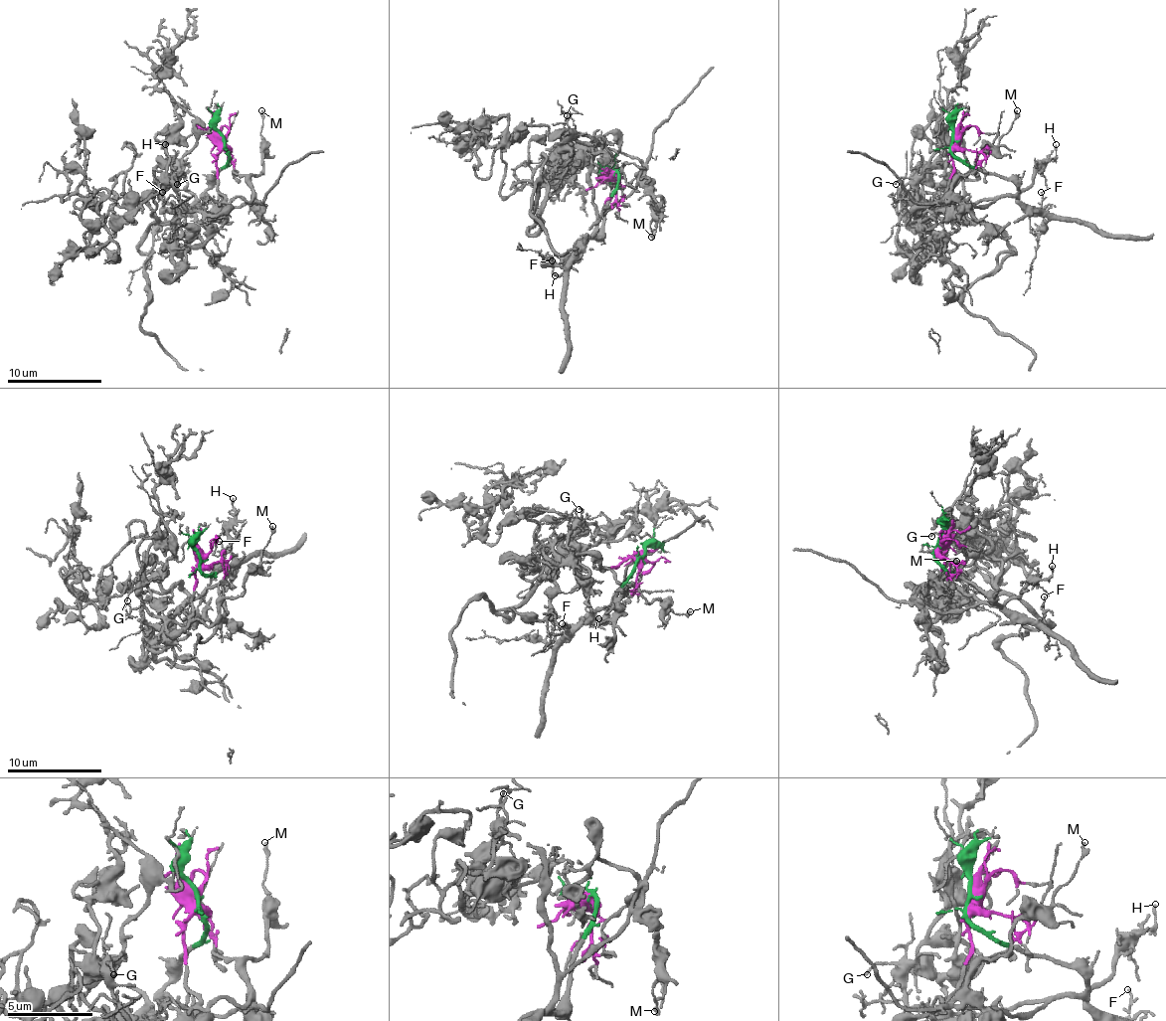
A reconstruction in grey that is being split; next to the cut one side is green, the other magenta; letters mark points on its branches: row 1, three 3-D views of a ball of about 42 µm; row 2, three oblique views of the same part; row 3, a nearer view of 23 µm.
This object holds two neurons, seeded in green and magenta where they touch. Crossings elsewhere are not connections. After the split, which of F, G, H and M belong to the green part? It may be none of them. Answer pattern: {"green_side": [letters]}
{"green_side": ["F", "G", "H"]}

